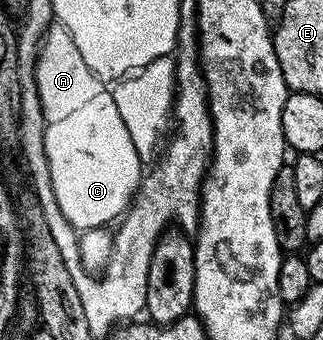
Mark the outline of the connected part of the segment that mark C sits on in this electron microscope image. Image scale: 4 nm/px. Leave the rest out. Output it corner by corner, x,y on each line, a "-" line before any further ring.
97,96
68,117
44,127
50,180
62,215
76,231
110,225
129,207
142,180
137,177
137,148
109,96

